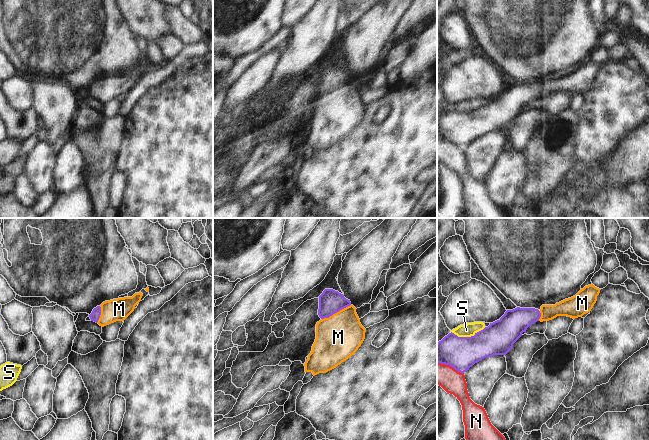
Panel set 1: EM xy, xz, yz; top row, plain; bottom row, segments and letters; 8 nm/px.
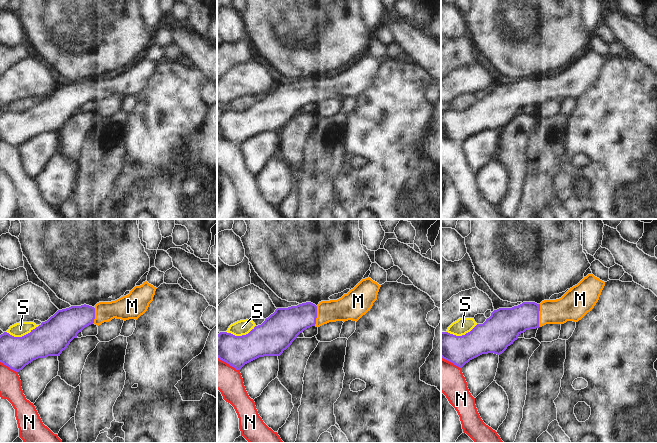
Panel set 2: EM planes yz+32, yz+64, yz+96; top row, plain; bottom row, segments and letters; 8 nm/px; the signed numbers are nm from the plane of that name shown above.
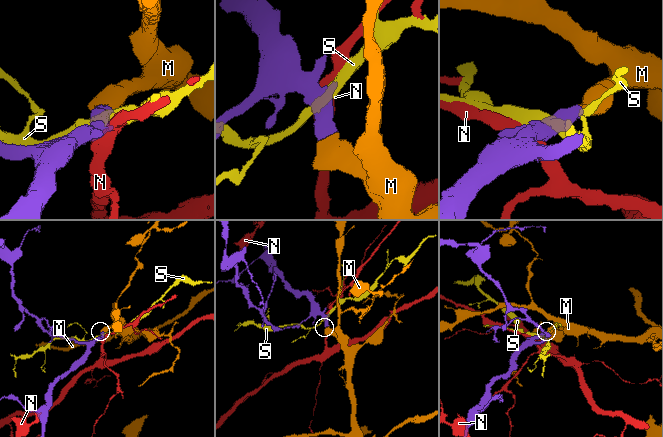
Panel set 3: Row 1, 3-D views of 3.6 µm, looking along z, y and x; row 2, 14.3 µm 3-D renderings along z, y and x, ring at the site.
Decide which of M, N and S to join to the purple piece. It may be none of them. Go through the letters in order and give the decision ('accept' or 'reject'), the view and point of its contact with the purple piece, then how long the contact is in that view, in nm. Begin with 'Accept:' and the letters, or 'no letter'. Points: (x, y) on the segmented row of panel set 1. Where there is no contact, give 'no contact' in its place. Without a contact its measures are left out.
Accept: M
M: accept | xz (336, 312) | 260 nm
N: reject | yz (450, 365) | 240 nm
S: reject | yz (468, 337) | 280 nm

